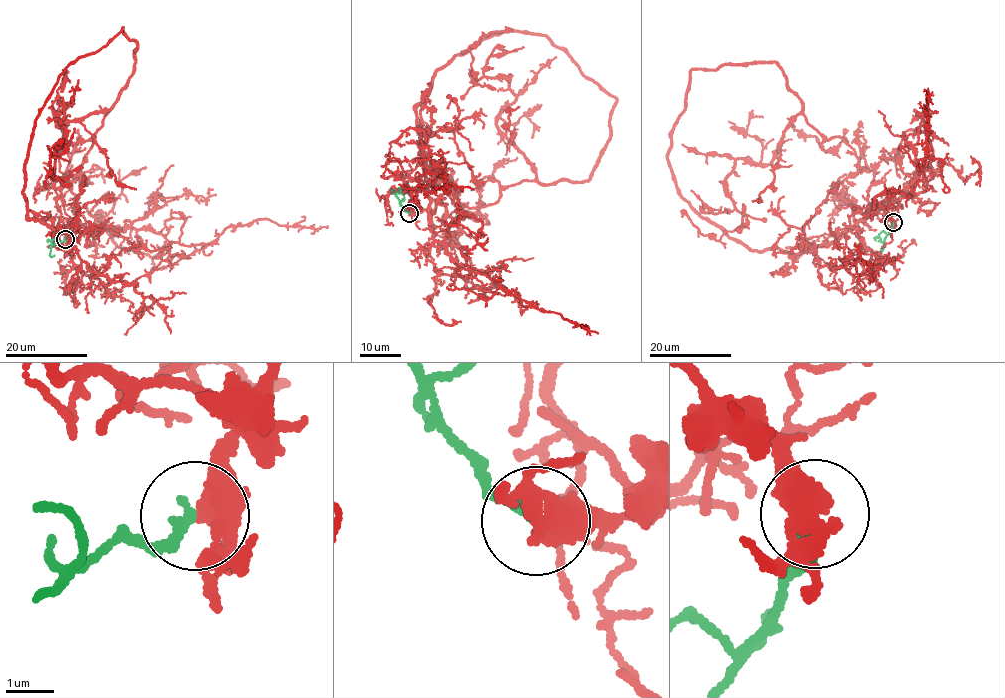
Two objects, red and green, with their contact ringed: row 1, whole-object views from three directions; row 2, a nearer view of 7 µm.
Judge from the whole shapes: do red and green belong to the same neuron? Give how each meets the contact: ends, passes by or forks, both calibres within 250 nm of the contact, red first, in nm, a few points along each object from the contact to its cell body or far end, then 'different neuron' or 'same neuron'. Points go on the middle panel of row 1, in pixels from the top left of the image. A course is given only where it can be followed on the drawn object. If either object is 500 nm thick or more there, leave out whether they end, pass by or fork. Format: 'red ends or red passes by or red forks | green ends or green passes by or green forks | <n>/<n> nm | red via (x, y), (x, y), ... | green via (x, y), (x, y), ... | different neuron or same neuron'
red passes by | green ends | 440/240 nm | red via (410, 213), (470, 218), (454, 198), (536, 177), (497, 126), (508, 79), (470, 76), (506, 26) | green via (409, 213), (391, 191), (395, 190) | same neuron

